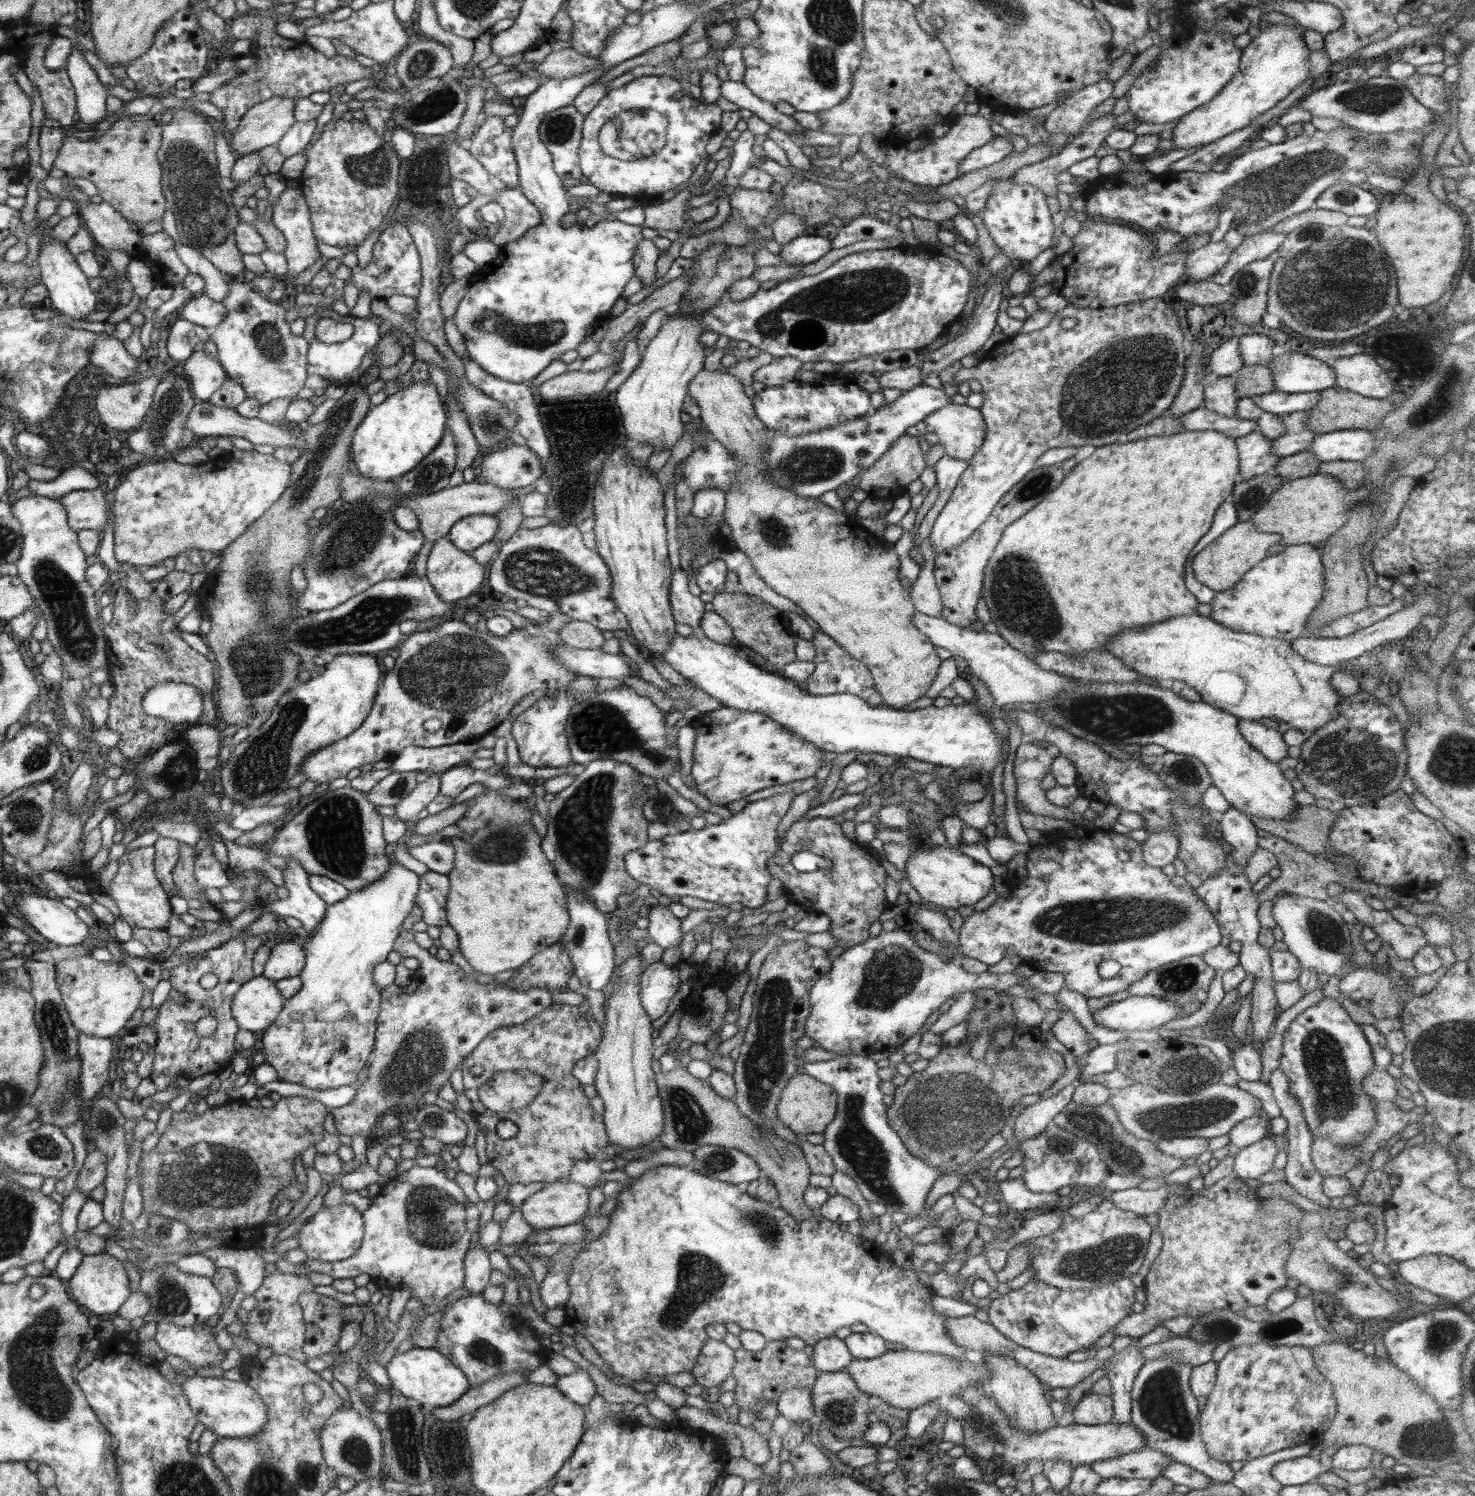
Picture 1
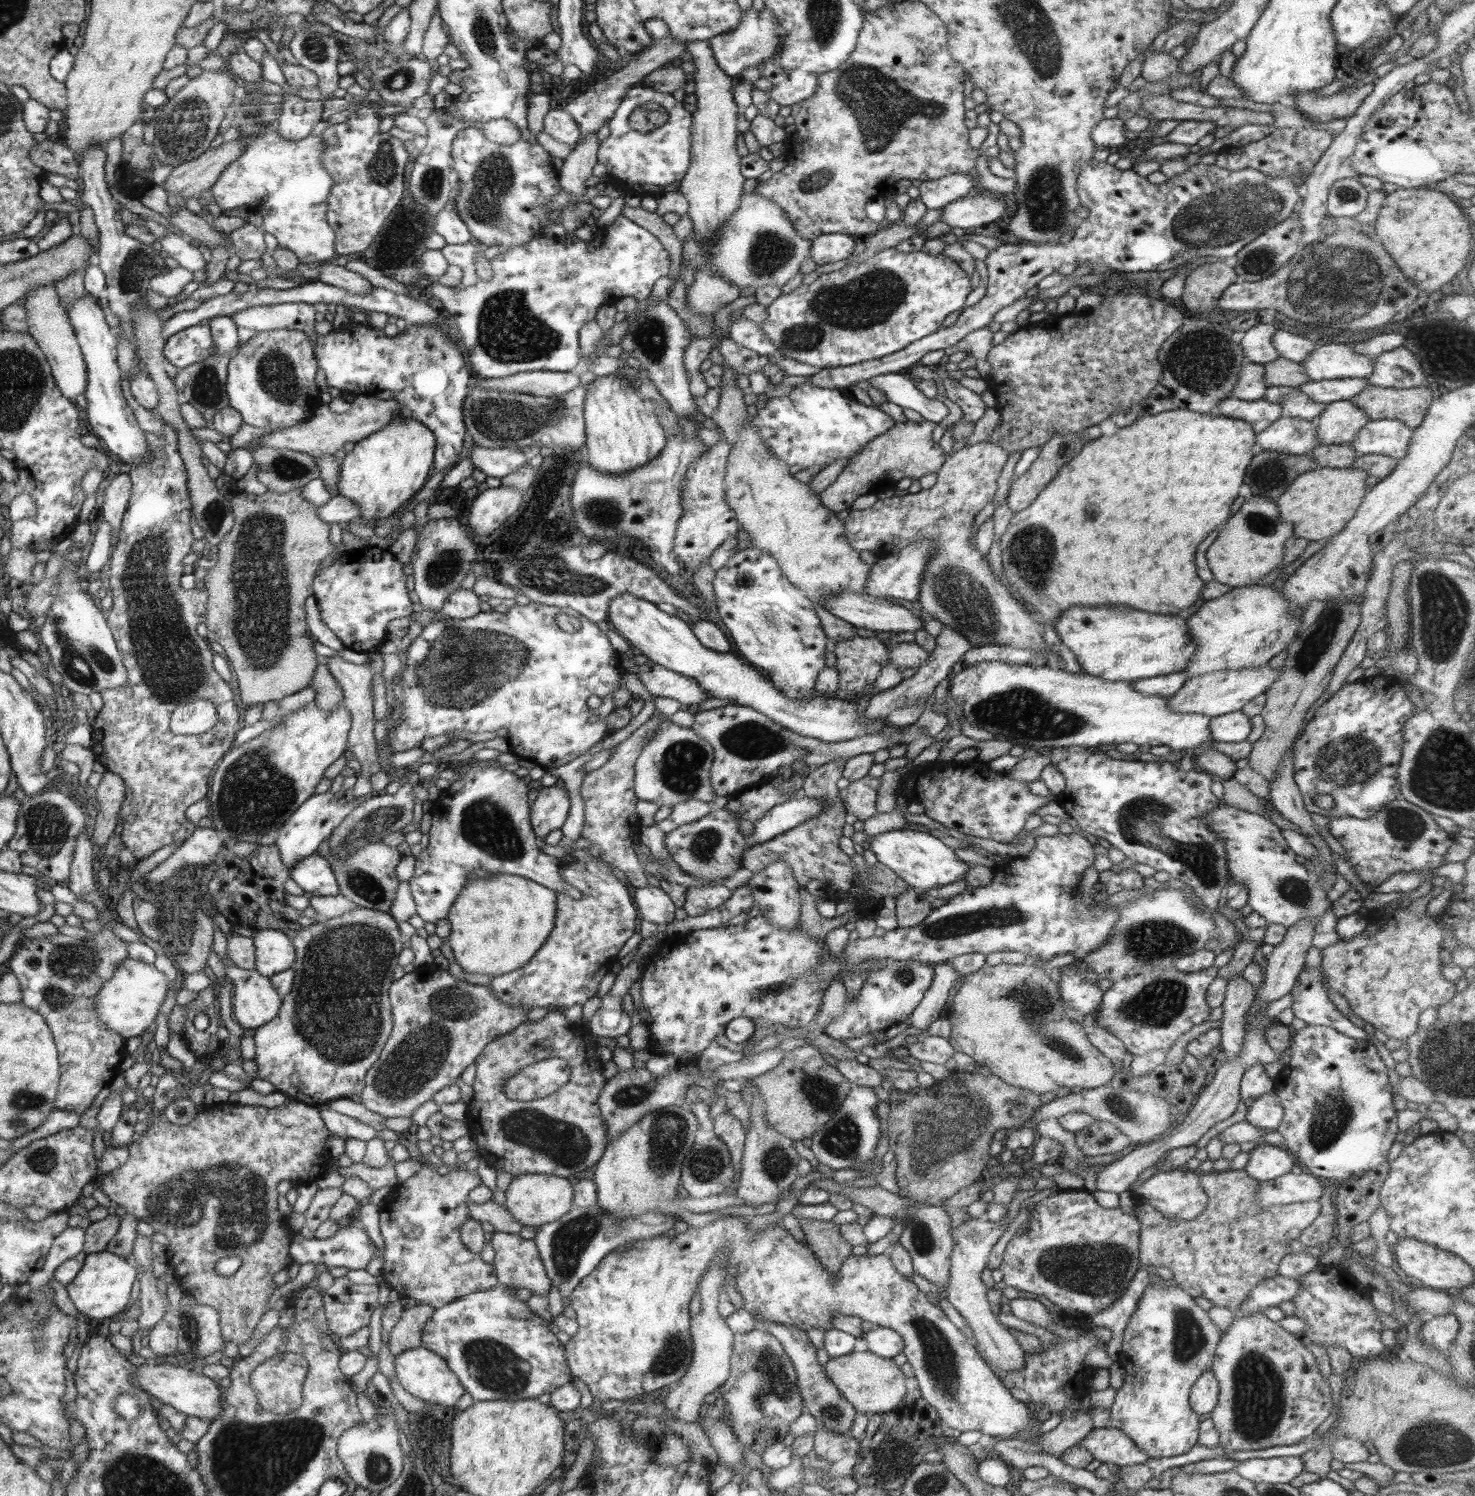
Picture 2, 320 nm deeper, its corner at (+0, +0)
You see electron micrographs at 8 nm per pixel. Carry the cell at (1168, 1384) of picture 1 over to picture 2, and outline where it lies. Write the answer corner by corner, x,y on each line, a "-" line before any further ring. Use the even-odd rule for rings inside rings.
1172,1281
1162,1290
1156,1286
1147,1286
1123,1335
1117,1362
1124,1367
1126,1373
1124,1383
1117,1390
1114,1404
1110,1408
1108,1426
1128,1435
1149,1458
1171,1457
1188,1452
1198,1442
1200,1424
1203,1421
1190,1408
1190,1391
1200,1375
1205,1370
1212,1369
1213,1357
1222,1339
1222,1332
1210,1320
1208,1312
1196,1304
1195,1298
1186,1294

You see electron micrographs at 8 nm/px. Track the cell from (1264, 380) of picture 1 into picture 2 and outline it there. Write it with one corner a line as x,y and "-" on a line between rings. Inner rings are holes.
1279,357
1265,365
1264,382
1270,387
1296,388
1309,382
1311,378
1304,372
1299,360

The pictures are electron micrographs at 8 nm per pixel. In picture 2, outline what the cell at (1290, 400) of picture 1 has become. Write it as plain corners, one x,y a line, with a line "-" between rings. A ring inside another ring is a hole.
1337,378
1336,380
1319,380
1306,382
1298,390
1314,402
1328,405
1338,401
1351,400
1360,391
1369,386
1367,378

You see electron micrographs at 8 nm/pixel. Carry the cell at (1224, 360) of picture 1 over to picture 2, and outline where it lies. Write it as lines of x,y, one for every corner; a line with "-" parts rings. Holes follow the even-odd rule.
1258,324
1243,334
1240,346
1247,362
1265,366
1279,358
1272,344
1274,333
1276,333
1274,324

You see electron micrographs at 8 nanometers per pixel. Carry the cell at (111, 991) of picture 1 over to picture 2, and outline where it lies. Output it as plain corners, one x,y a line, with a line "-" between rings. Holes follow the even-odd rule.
127,958
120,962
115,976
107,980
99,990
95,1003
96,1012
112,1030
124,1035
124,1038
142,1036
142,1032
157,1019
170,983
170,979
154,965

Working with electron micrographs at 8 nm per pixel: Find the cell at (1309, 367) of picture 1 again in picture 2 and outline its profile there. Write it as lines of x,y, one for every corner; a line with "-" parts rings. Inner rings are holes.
1324,344
1324,346
1317,347
1310,353
1310,357
1306,356
1306,359
1300,363
1312,382
1336,380
1337,378
1367,378
1374,371
1372,359
1354,351
1354,347
1348,344

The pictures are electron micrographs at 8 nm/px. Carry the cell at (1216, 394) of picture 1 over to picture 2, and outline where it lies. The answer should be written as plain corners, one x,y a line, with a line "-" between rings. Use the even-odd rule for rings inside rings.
1245,361
1238,374
1238,383
1234,391
1230,393
1230,398
1247,401
1264,399
1264,394
1268,389
1264,382
1264,374
1264,365

